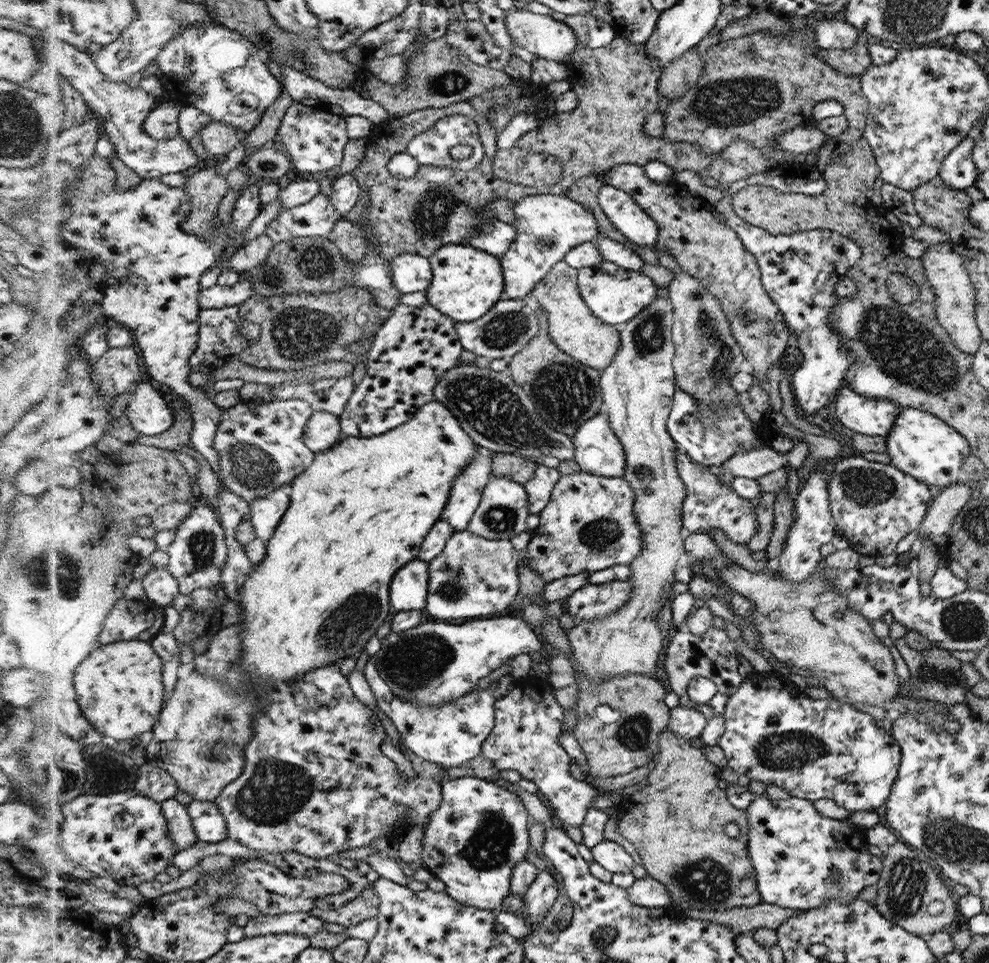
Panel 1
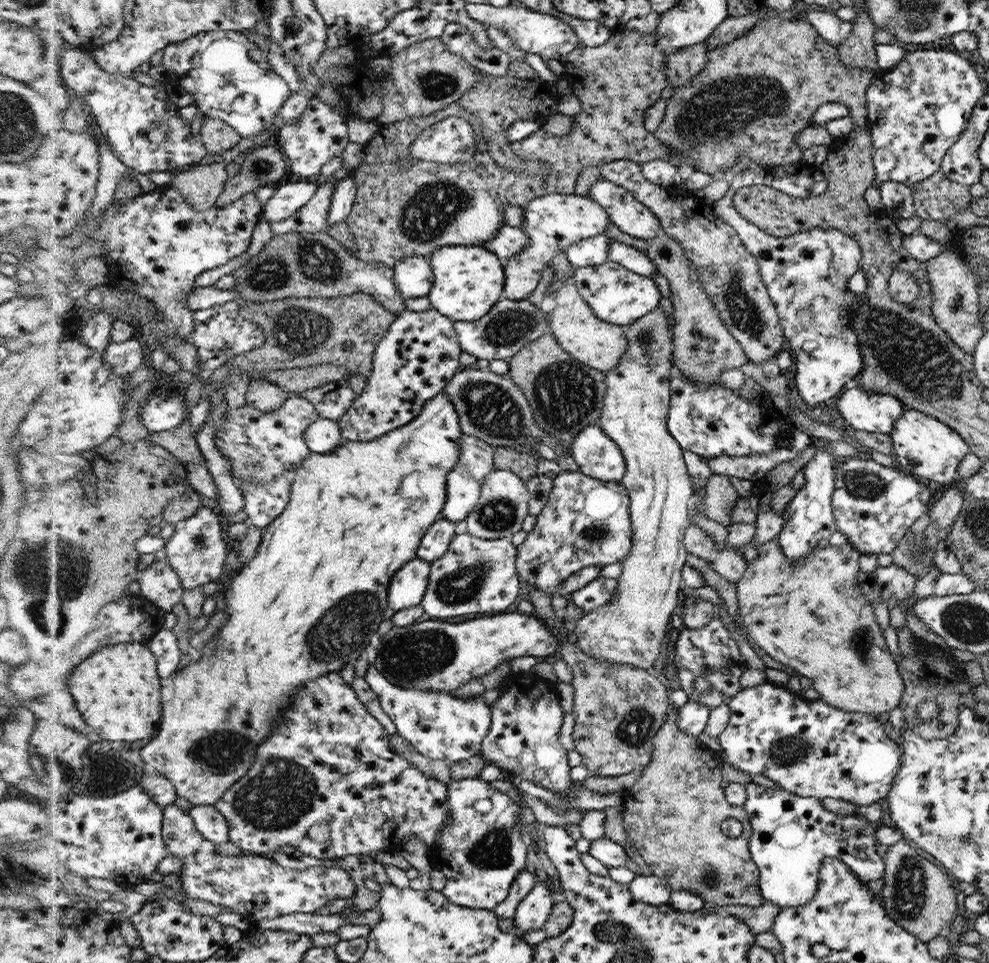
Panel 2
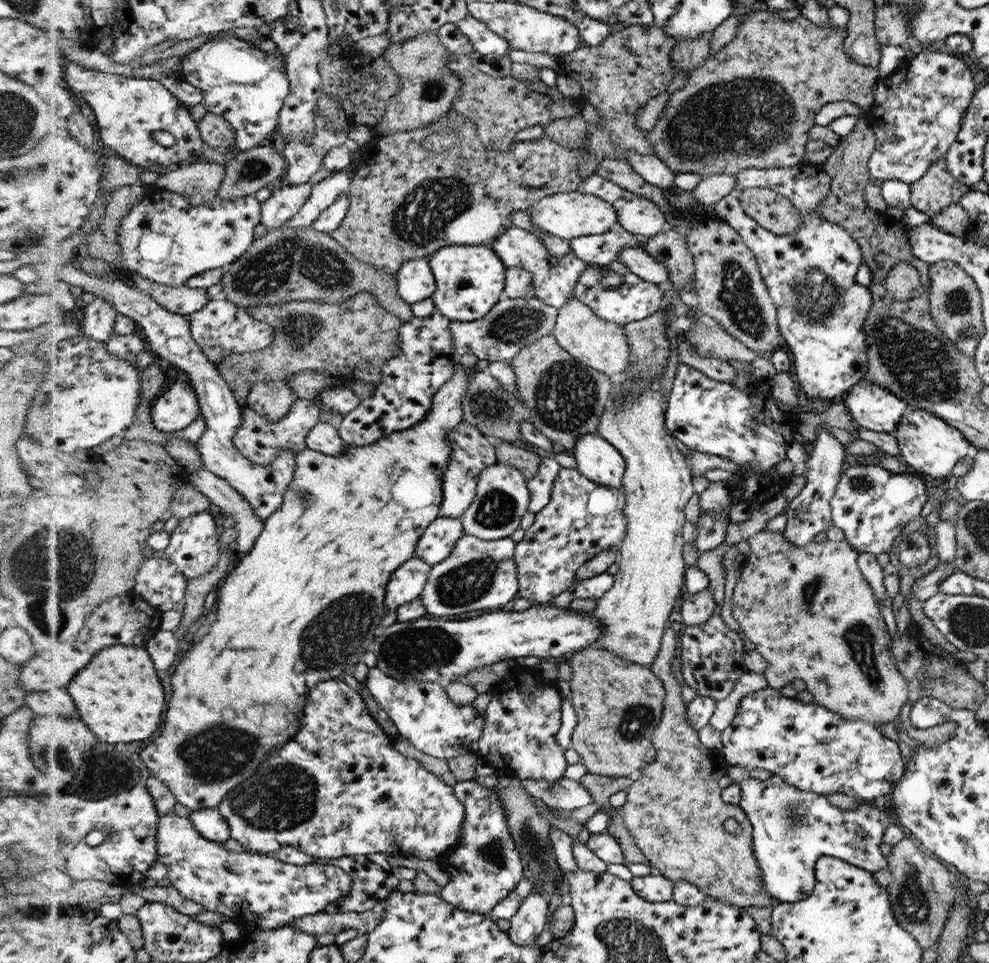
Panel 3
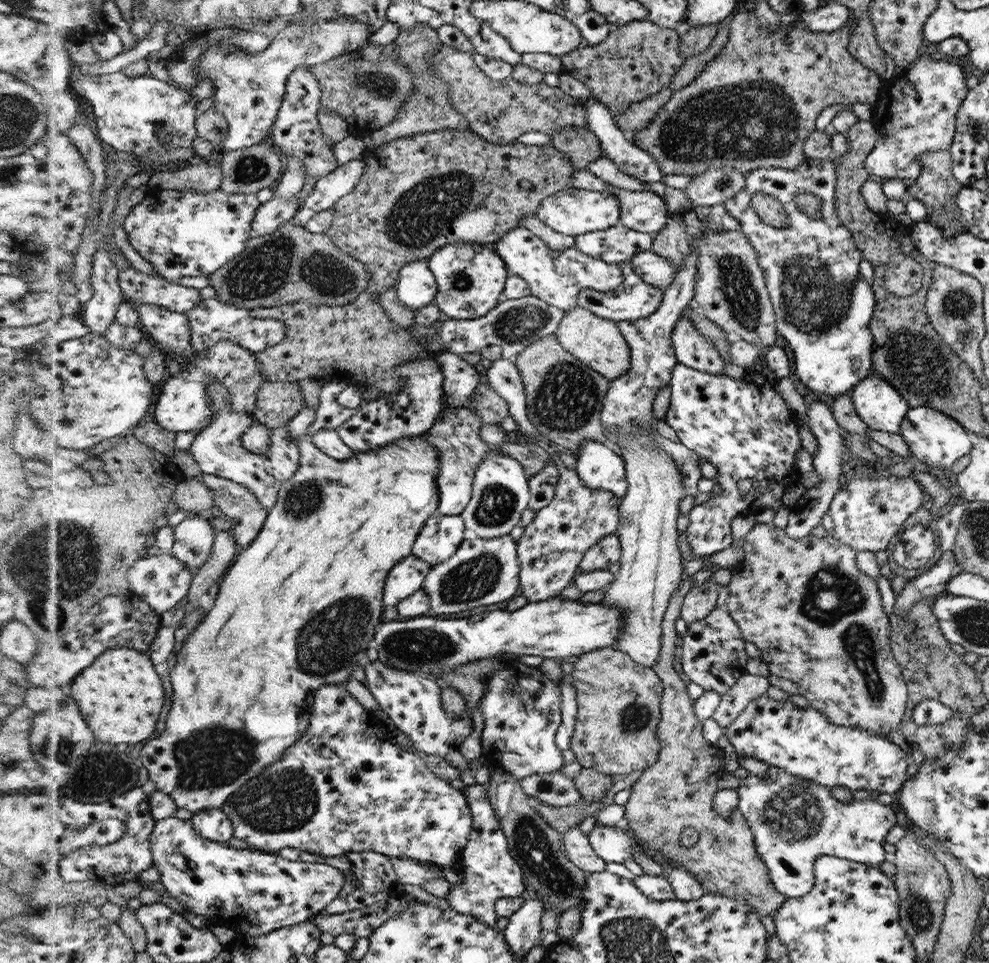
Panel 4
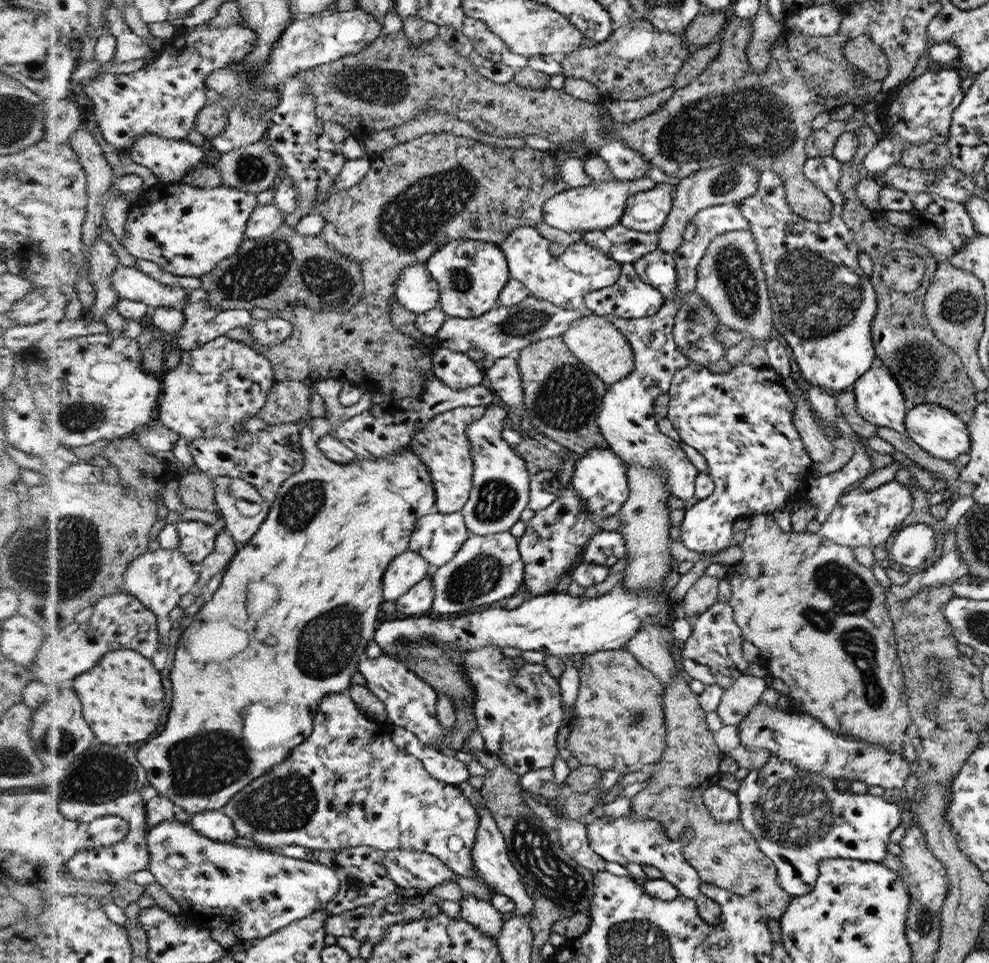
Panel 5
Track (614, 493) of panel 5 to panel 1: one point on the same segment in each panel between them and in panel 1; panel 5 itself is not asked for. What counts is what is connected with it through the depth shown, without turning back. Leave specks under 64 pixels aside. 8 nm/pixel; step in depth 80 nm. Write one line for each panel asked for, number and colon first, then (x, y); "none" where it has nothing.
1: (598, 450)
2: (598, 455)
3: (596, 458)
4: (599, 467)

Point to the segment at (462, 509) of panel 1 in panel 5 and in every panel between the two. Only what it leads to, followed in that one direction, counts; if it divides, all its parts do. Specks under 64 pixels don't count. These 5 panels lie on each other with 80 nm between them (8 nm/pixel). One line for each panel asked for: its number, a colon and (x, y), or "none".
2: (464, 484)
3: (471, 453)
4: (461, 448)
5: (443, 445)

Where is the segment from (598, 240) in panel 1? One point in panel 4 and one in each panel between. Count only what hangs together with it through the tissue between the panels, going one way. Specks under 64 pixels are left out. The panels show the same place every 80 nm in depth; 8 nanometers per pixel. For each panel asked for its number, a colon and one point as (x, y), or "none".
2: (629, 256)
3: (637, 259)
4: (659, 271)

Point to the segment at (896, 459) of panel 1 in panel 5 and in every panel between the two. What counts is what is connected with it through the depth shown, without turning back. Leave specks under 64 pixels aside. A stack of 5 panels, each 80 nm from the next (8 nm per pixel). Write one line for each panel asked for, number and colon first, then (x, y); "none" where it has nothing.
2: (922, 445)
3: (929, 445)
4: (939, 441)
5: (935, 429)

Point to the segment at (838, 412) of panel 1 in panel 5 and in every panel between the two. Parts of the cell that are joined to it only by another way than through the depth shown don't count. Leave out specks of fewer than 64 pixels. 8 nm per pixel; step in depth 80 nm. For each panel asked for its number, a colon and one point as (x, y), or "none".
2: (867, 412)
3: (873, 407)
4: (877, 403)
5: (879, 400)

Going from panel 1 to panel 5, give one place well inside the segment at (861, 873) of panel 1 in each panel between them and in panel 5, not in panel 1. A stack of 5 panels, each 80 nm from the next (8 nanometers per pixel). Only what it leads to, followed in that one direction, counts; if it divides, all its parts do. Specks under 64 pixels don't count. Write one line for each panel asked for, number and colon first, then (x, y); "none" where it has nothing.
2: (791, 835)
3: (793, 828)
4: (795, 822)
5: (798, 818)

